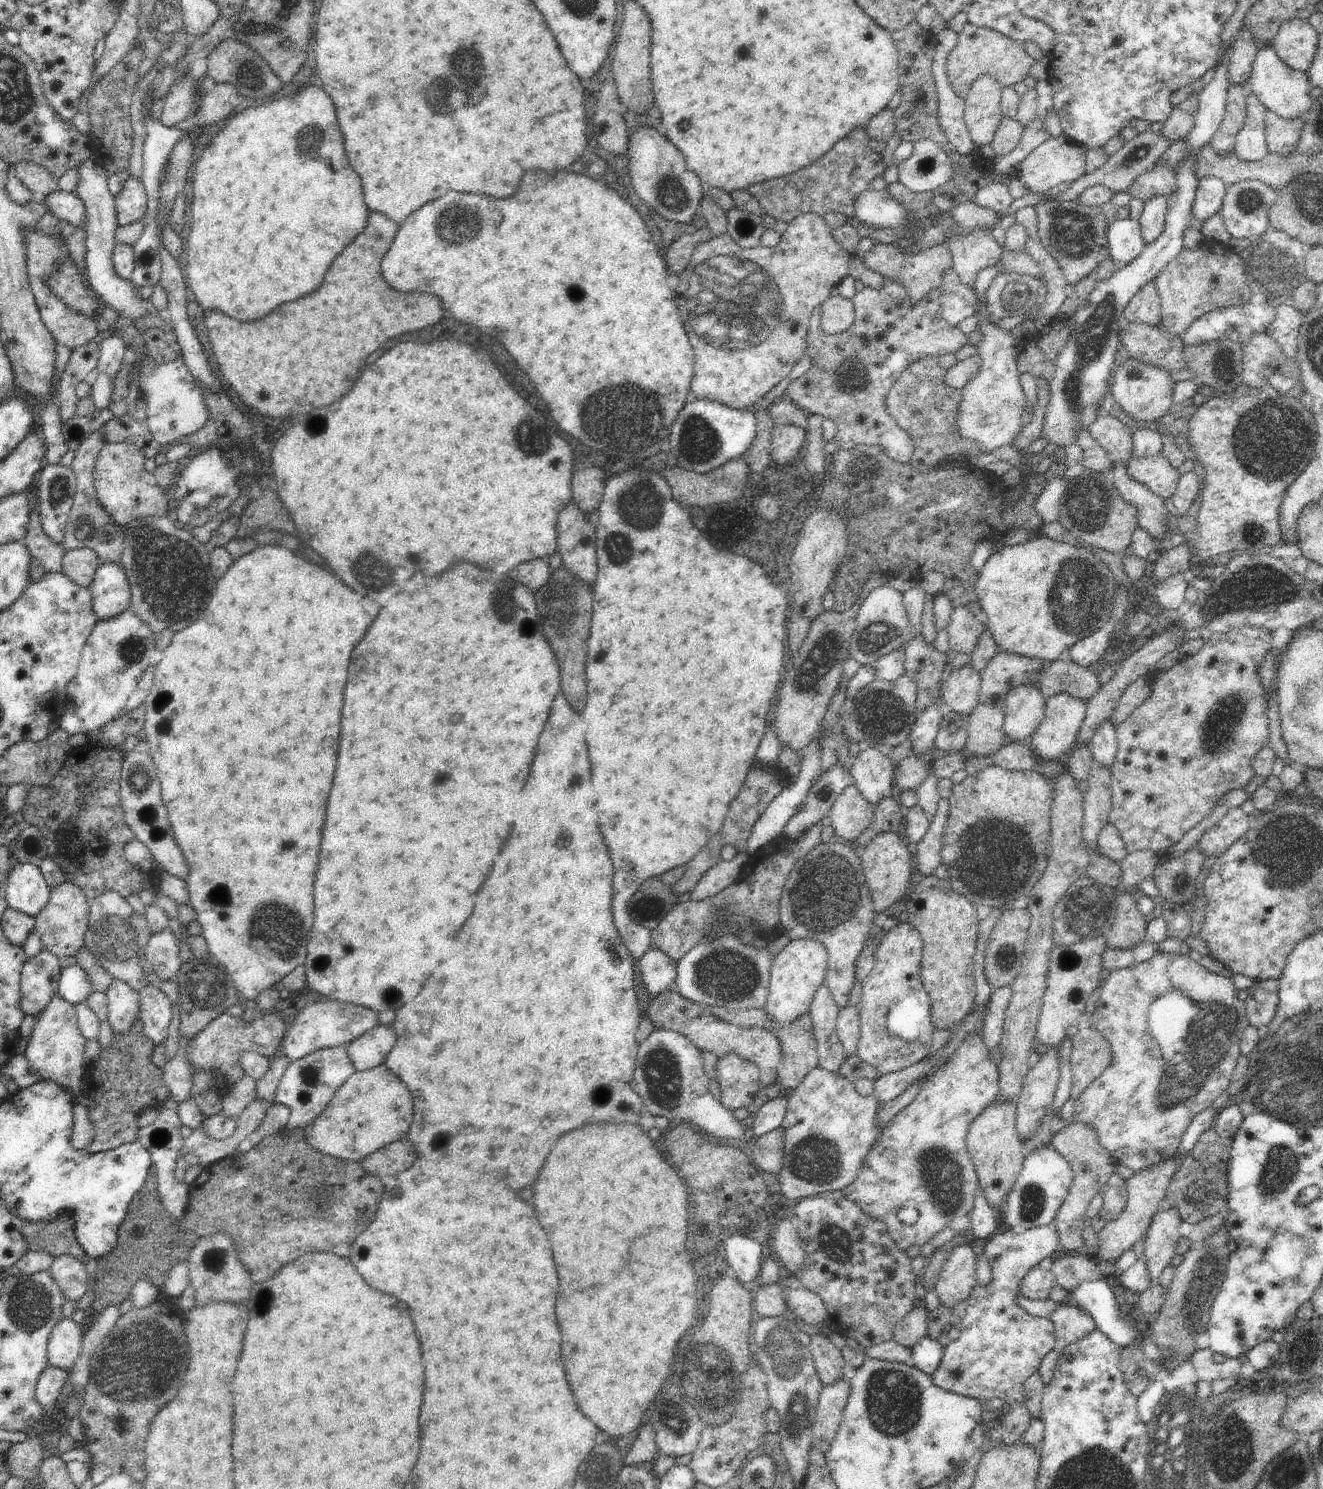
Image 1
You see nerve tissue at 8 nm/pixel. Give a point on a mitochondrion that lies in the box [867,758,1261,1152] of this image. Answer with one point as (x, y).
(1202, 1041)

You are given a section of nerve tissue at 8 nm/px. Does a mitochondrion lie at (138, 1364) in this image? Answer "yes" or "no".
yes

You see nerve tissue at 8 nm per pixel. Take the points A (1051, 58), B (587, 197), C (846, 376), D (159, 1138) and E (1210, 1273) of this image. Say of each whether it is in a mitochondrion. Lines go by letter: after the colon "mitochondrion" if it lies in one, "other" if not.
A: other
B: other
C: mitochondrion
D: other
E: mitochondrion

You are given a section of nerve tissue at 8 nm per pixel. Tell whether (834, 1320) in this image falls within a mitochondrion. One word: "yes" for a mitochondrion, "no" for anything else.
no

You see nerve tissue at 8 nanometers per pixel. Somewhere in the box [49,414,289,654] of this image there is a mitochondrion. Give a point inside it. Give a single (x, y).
(172, 586)

